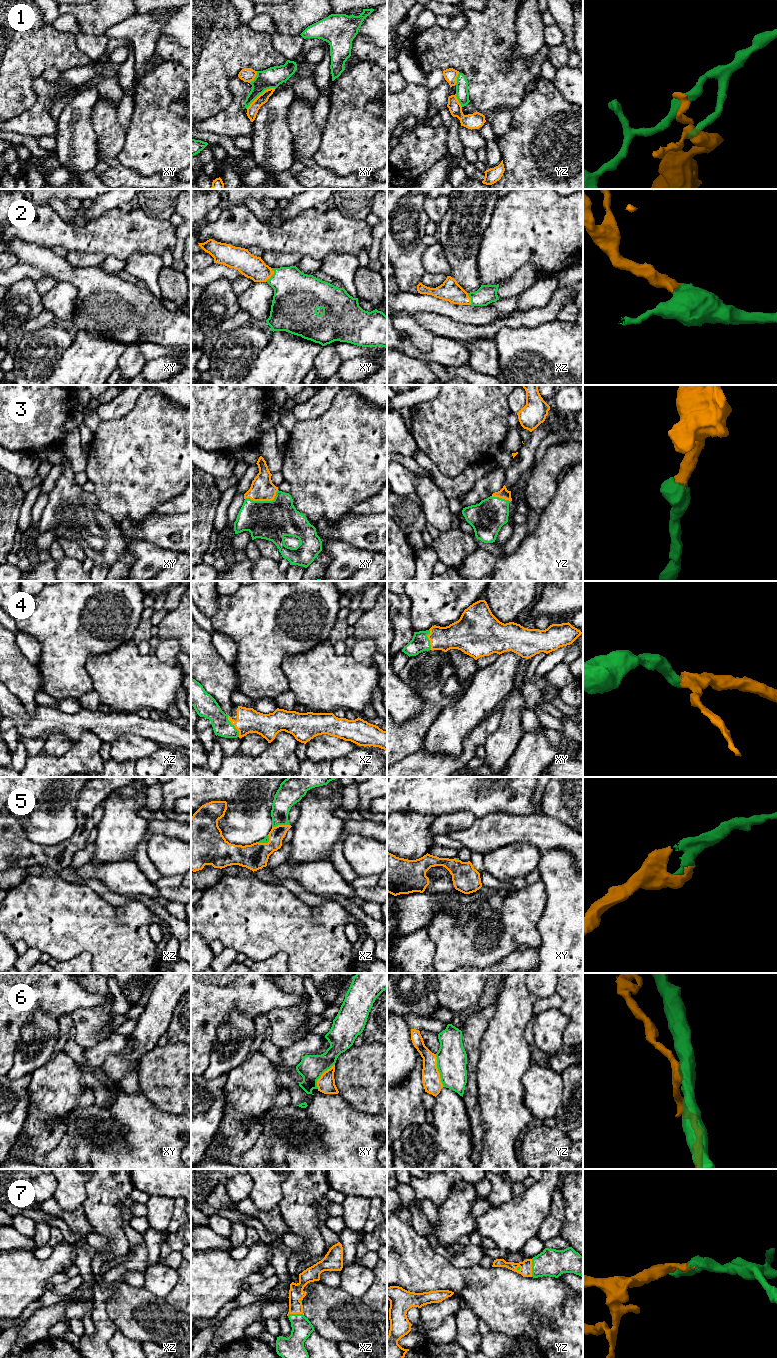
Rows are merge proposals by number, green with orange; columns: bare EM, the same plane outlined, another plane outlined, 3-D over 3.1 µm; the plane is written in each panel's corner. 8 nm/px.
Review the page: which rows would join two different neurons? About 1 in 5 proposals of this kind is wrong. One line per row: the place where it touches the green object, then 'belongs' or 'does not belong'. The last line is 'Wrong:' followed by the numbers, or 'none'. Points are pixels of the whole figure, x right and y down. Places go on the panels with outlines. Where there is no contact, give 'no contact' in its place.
1: xy (260, 93) | does not belong
2: xy (272, 275) | belongs
3: xy (263, 501) | belongs
4: xz (234, 726) | belongs
5: xz (280, 824) | belongs
6: yz (438, 1070) | does not belong
7: yz (532, 1268) | belongs
Wrong: 1, 6

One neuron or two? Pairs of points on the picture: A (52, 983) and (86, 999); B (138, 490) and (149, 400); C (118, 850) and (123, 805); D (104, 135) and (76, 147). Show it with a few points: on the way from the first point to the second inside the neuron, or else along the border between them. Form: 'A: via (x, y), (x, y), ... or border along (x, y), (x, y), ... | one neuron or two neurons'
A: via (60, 992), (66, 995), (77, 996) | one neuron
B: via (138, 468), (138, 465), (149, 454), (149, 422) | one neuron
C: via (118, 839), (121, 830), (121, 816) | one neuron
D: border along (91, 115), (91, 126), (97, 142) | two neurons

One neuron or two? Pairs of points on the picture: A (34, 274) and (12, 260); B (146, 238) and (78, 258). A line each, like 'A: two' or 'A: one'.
A: two
B: two

